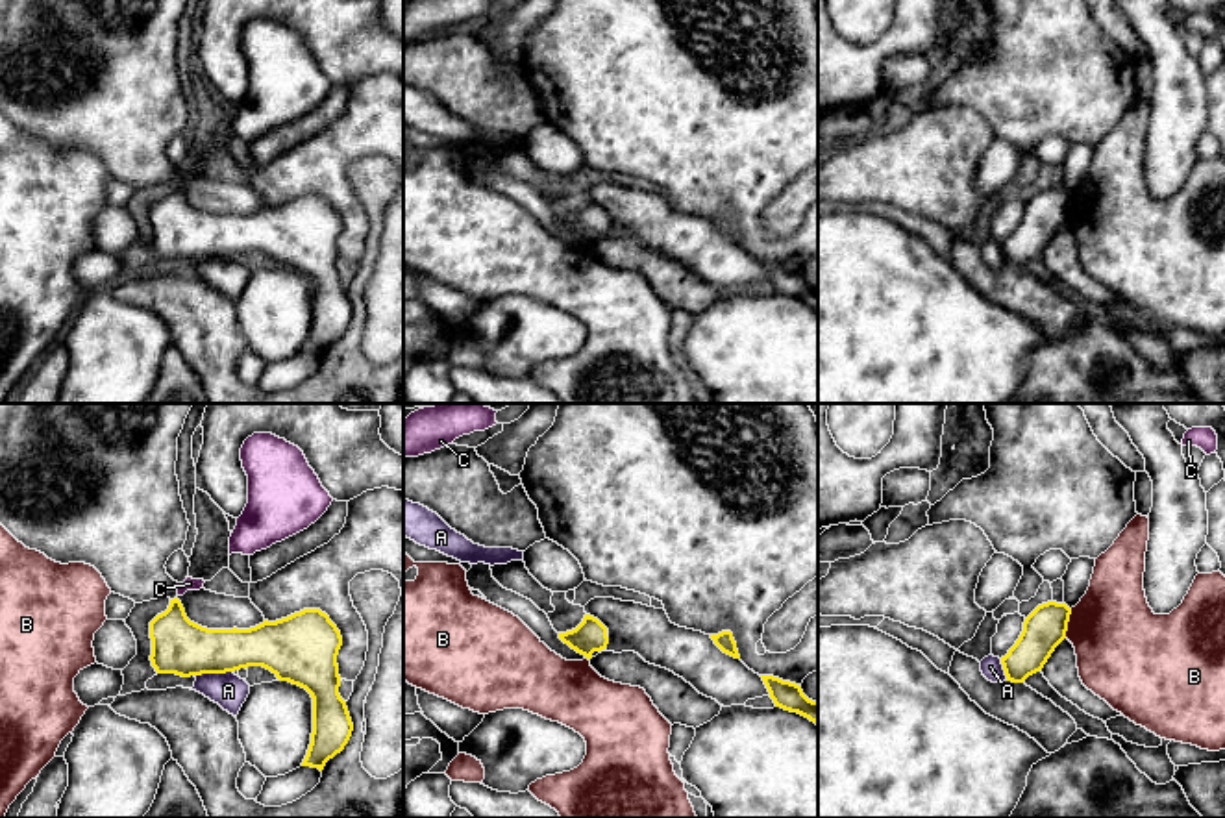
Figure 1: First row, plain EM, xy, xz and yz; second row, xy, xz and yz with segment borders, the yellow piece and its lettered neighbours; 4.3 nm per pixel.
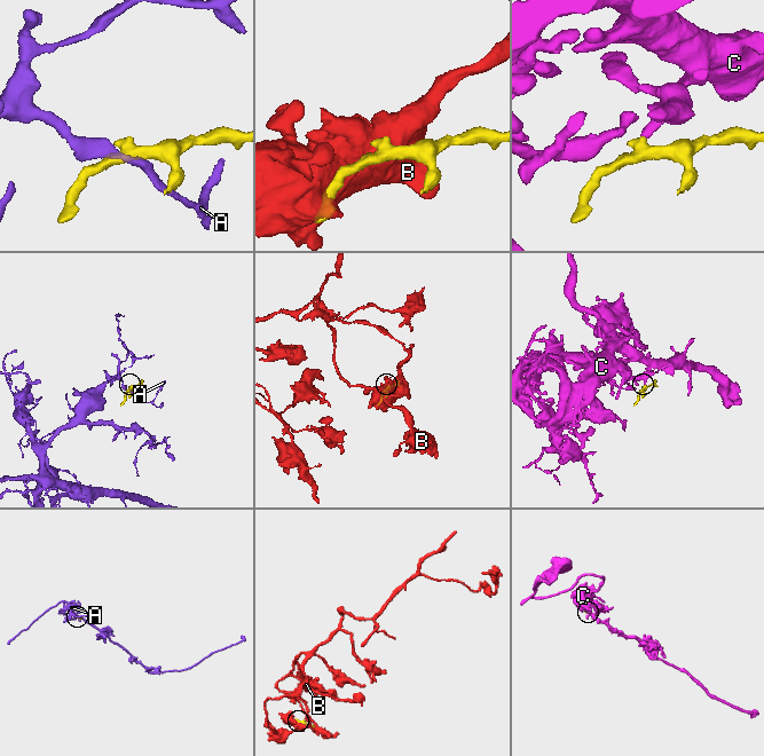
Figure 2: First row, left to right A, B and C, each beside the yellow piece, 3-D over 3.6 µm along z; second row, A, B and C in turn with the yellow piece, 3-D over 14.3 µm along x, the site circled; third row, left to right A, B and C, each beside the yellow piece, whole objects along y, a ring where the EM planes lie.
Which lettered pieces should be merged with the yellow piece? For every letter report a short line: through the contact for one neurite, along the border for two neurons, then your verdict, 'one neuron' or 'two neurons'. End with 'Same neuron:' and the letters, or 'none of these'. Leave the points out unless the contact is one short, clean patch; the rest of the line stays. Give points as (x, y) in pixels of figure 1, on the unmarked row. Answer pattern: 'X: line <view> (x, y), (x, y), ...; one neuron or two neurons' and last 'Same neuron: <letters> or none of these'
A: two neurons
B: two neurons
C: line xz (591, 221), (606, 219), (607, 215); one neuron
Same neuron: C

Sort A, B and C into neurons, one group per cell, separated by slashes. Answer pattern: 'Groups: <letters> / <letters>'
Groups: A / B / C

